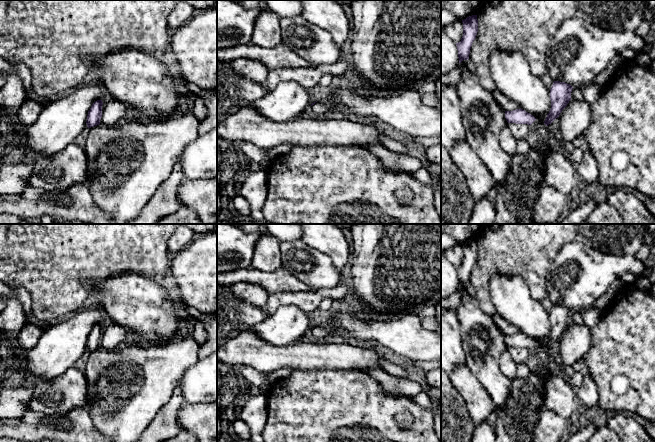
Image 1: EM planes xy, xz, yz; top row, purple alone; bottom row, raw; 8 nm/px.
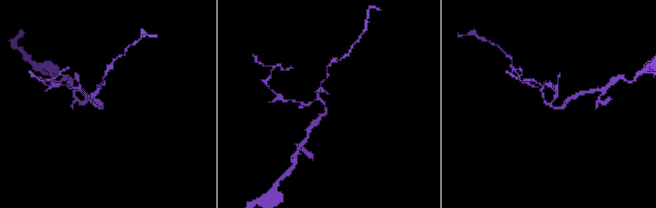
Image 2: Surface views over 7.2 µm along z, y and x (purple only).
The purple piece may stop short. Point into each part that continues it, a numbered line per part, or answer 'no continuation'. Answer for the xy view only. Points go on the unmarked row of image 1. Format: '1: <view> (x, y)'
1: xy (126, 388)

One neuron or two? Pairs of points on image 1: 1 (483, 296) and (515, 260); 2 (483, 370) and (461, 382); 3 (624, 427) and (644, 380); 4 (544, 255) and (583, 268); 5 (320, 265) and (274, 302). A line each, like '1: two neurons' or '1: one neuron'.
1: one neuron
2: two neurons
3: two neurons
4: two neurons
5: two neurons

